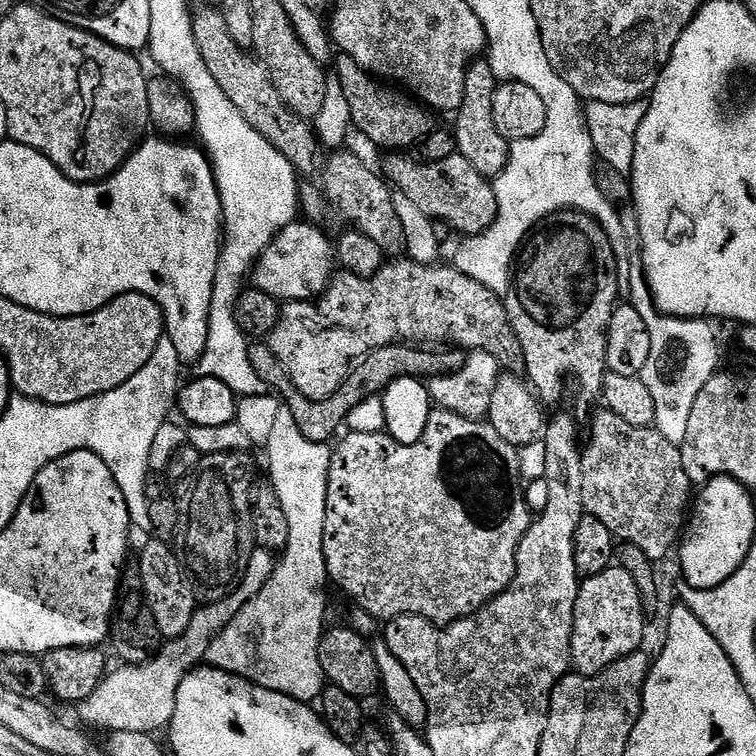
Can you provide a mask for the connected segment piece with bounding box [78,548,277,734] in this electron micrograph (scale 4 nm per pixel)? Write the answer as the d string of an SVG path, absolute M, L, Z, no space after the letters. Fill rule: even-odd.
M256 548L250 558L247 570L241 575L240 583L227 594L221 595L224 596L221 600L216 600L213 604L201 603L197 607L190 626L186 626L186 630L181 636L167 641L144 664L124 664L118 667L120 669L117 672L115 670L109 671L102 683L94 690L94 694L90 694L90 698L80 701L78 711L80 711L81 718L88 724L105 724L111 733L122 730L134 730L134 734L163 733L174 718L174 710L178 702L178 686L182 686L182 678L186 678L186 674L190 674L207 661L210 642L214 642L214 638L218 638L218 634L222 634L222 630L226 630L226 626L230 626L230 622L245 611L247 605L260 593L262 586L266 586L266 582L272 576L272 571L277 566L277 561L274 556L272 560L272 556L273 553L269 549Z

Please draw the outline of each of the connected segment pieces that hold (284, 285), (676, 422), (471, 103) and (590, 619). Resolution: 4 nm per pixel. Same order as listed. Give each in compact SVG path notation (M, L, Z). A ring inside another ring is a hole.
M297 222L283 228L266 246L250 273L250 284L281 302L314 300L328 287L336 267L333 241L324 237L322 229Z
M638 250L630 254L626 277L630 303L638 314L642 314L646 330L650 330L650 358L639 377L646 382L650 398L654 398L654 427L666 442L678 446L686 438L694 401L702 394L702 386L706 386L718 371L716 363L720 360L720 352L716 349L716 332L707 319L686 320L682 316L665 316L657 310L648 290L648 279L644 277L644 259Z
M477 59L466 70L466 90L462 98L462 106L454 113L456 128L456 150L459 156L466 158L478 174L489 178L495 178L506 170L510 141L498 134L498 126L494 126L494 94L498 87L498 81L494 70L489 66L487 59Z
M613 566L581 583L574 606L571 667L581 676L593 676L632 652L641 651L644 640L644 607L634 578L625 568Z

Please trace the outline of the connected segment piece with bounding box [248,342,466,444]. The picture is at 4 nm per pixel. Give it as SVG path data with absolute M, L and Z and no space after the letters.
M249 343L248 353L250 354L250 366L254 366L258 378L262 378L262 382L266 382L269 389L282 401L283 407L290 410L294 422L298 422L298 430L302 430L302 434L315 444L331 441L330 438L335 434L336 427L339 424L341 427L347 421L350 410L354 410L354 406L358 406L358 402L366 402L366 398L380 396L388 389L390 382L407 376L417 378L449 376L450 373L459 370L466 359L465 353L460 350L425 350L423 347L410 344L391 344L385 348L374 350L359 361L346 378L346 382L342 382L342 386L333 396L322 402L314 402L303 396L290 382L288 373L268 348L267 343Z

